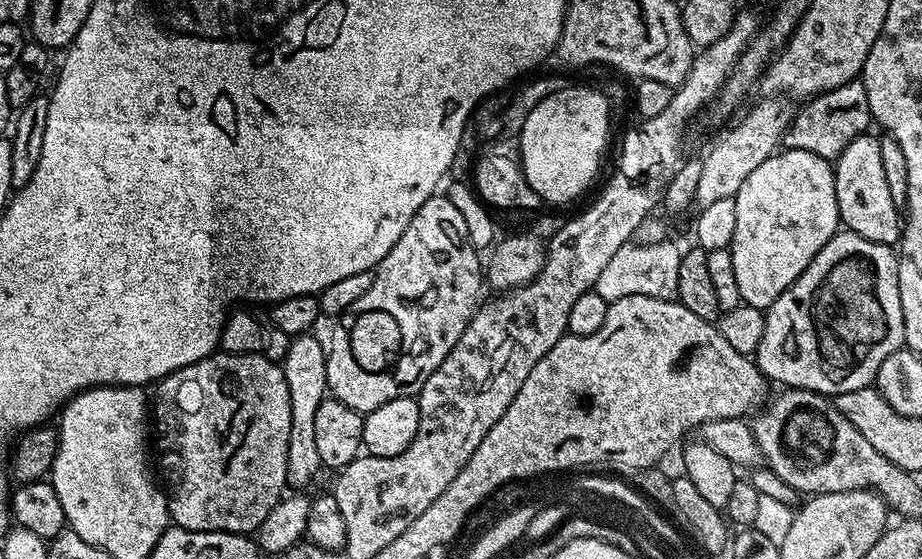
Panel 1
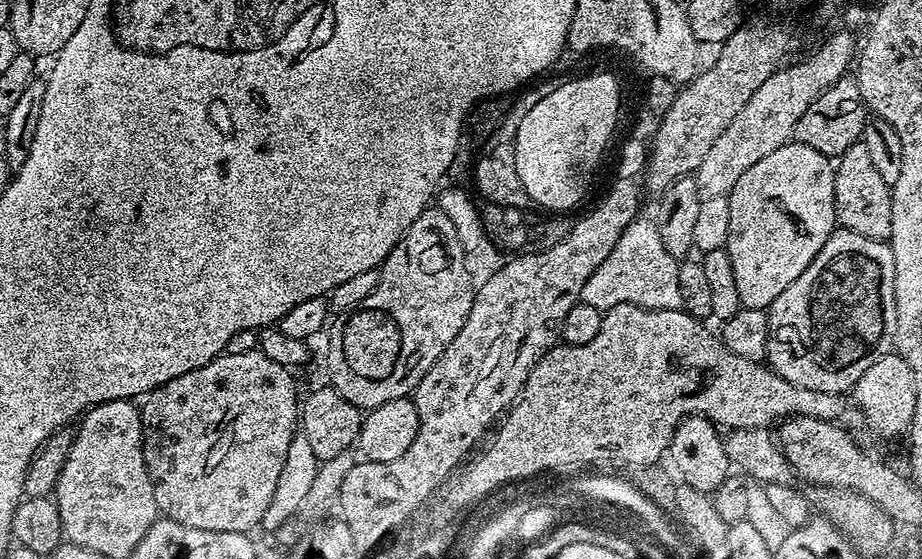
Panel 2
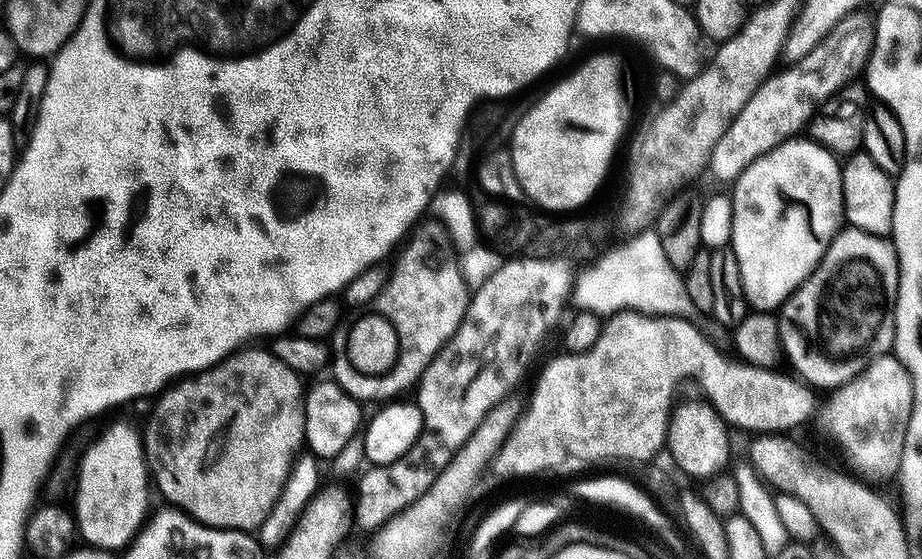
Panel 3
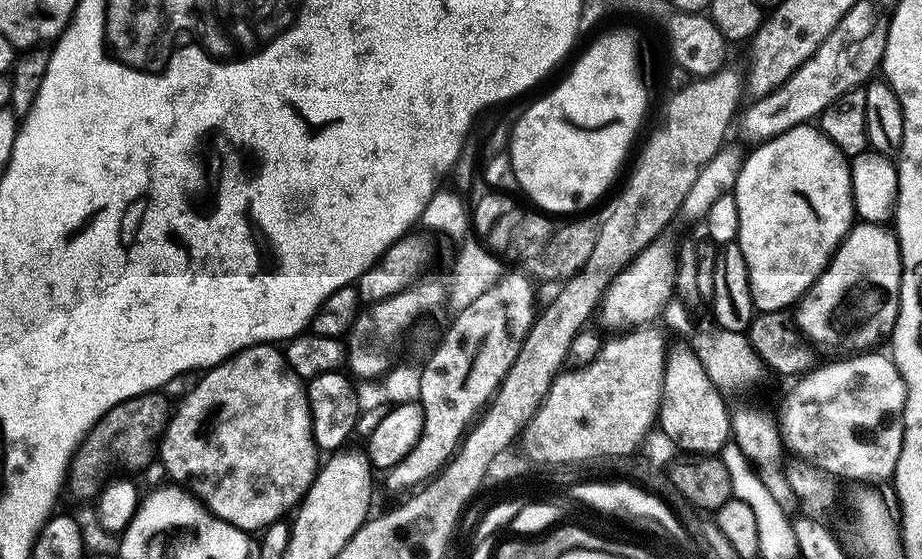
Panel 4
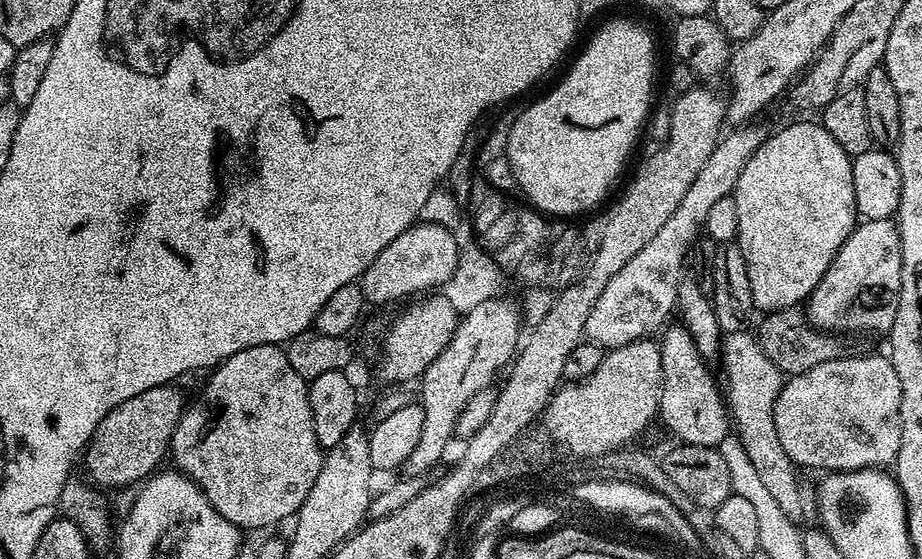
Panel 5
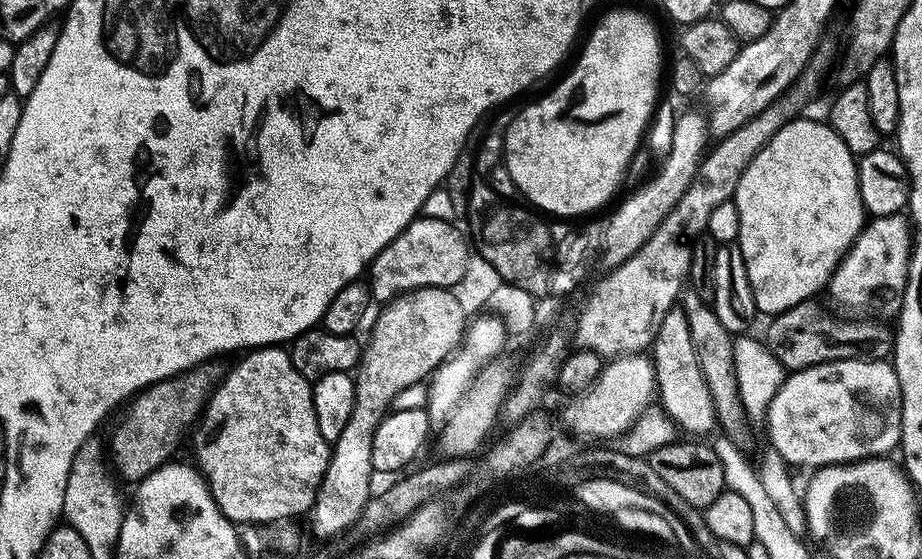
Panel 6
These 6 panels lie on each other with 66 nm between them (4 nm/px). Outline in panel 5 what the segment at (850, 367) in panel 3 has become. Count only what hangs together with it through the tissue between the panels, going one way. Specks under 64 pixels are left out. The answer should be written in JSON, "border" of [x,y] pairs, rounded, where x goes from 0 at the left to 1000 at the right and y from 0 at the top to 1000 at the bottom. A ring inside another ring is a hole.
{"border":[[[937,394],[930,399],[920,429],[909,447],[902,474],[887,504],[874,538],[874,564],[882,587],[894,597],[905,594],[966,596],[976,546],[976,499],[978,497],[978,447],[976,411],[967,394]]]}

